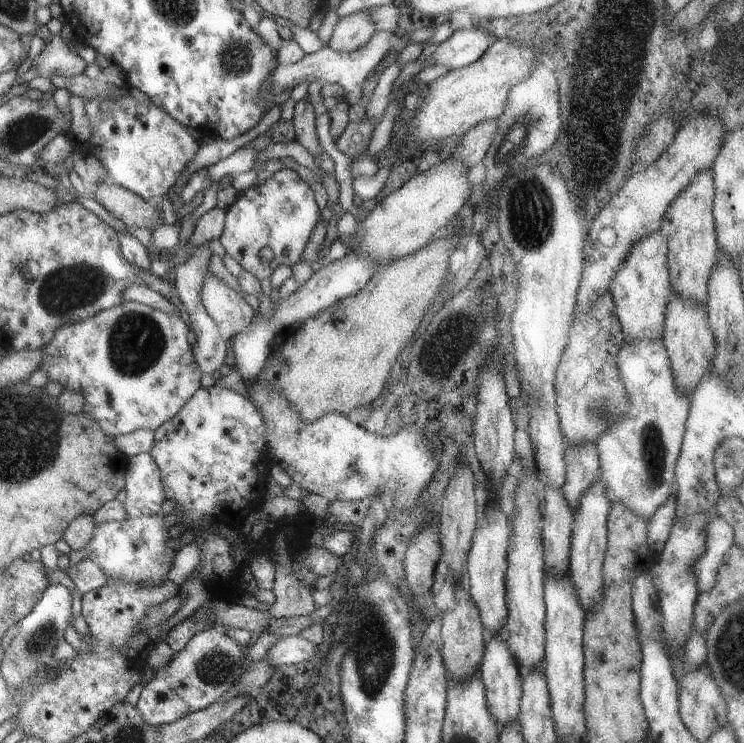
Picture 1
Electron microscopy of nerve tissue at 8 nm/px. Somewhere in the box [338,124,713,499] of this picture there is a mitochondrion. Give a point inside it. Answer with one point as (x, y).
(531, 214)

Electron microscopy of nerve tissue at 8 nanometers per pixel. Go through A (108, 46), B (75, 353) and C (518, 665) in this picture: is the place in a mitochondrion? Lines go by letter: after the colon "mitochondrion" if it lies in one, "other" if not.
A: other
B: other
C: other

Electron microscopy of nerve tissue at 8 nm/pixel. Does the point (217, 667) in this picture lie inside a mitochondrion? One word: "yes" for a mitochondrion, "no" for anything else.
yes

